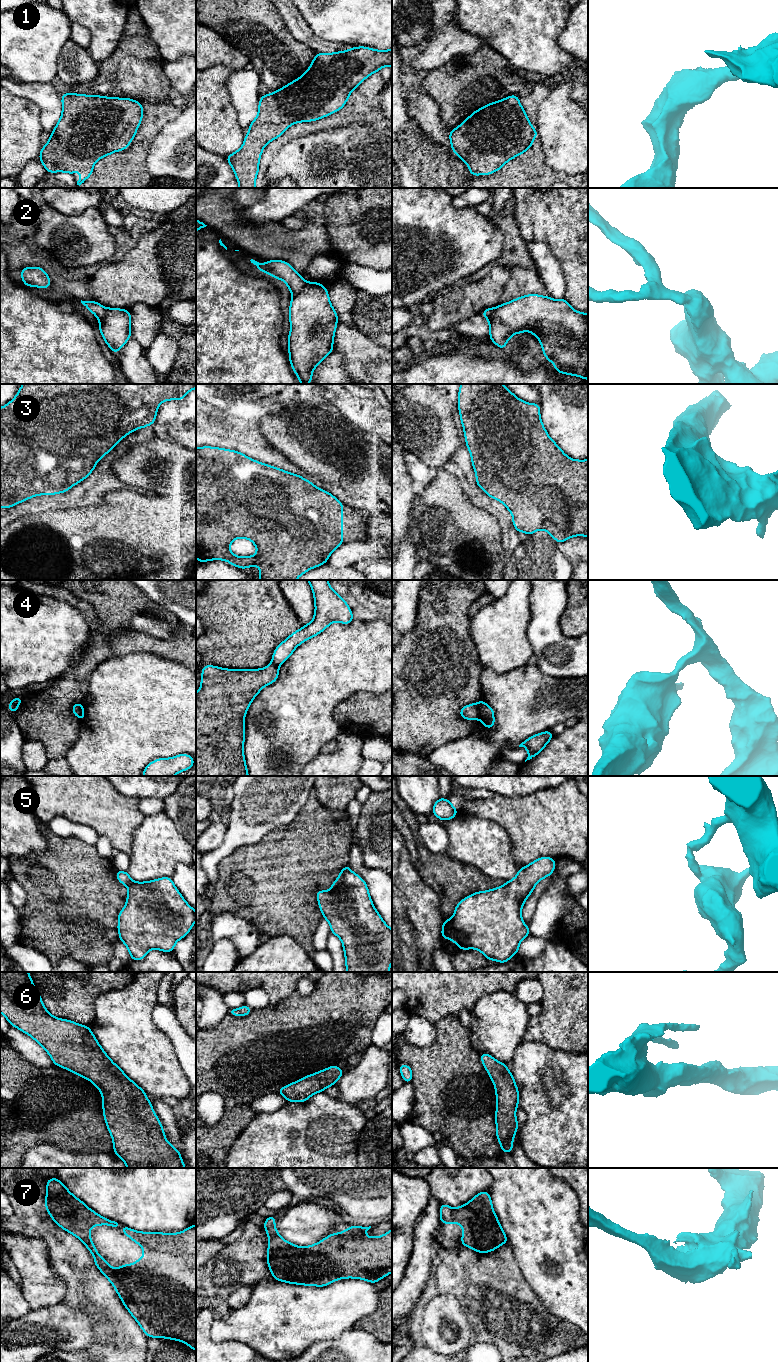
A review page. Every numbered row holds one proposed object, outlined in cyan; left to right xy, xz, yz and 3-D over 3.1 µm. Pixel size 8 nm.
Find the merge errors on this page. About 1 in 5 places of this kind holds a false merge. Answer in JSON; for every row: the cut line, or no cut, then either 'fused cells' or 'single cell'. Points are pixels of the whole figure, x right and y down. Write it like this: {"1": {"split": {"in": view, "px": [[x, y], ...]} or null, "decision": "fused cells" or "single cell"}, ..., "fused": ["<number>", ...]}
{"1": {"split": null, "decision": "single cell"}, "2": {"split": {"in": "xz", "px": [[306, 282], [293, 295]]}, "decision": "fused cells"}, "3": {"split": null, "decision": "single cell"}, "4": {"split": {"in": "yz", "px": [[476, 704], [479, 718]]}, "decision": "fused cells"}, "5": {"split": null, "decision": "single cell"}, "6": {"split": null, "decision": "single cell"}, "7": {"split": null, "decision": "single cell"}, "fused": ["2", "4"]}

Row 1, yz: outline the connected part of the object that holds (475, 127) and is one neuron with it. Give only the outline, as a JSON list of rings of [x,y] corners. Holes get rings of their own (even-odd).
[[[517,95],[483,106],[449,131],[450,148],[467,164],[472,177],[499,171],[510,159],[526,152],[535,137],[538,137],[538,132],[532,127]]]

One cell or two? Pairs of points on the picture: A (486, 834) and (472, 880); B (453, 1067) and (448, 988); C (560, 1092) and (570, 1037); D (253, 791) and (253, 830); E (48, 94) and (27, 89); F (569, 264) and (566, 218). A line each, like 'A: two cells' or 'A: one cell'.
A: two cells
B: two cells
C: two cells
D: one cell
E: one cell
F: one cell

